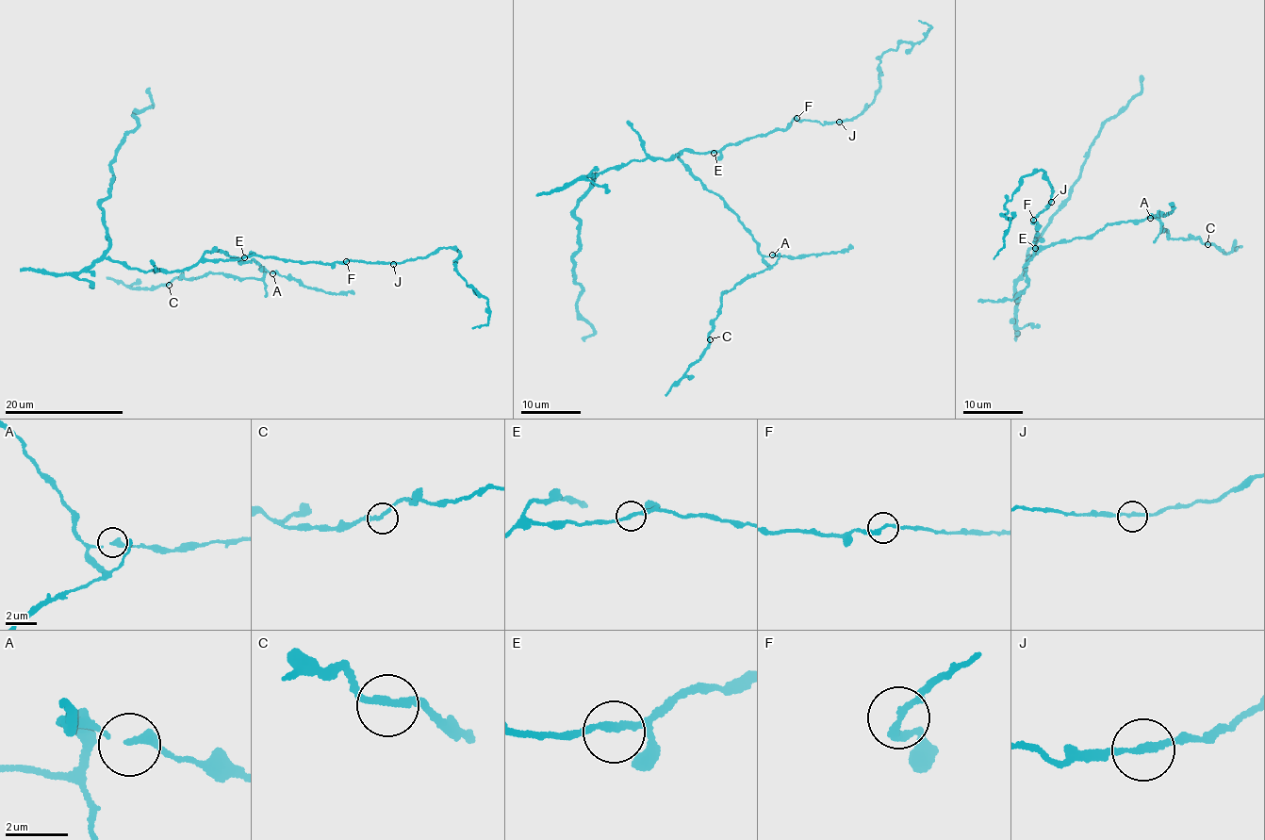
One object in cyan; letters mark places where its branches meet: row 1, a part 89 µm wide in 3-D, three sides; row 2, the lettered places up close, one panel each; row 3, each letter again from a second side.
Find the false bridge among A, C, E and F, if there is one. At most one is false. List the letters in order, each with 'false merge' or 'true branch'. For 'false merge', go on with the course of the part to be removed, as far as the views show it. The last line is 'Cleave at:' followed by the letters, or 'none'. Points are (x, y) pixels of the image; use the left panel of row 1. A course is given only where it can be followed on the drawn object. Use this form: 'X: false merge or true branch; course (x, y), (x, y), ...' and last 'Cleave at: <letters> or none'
A: true branch
C: true branch
E: true branch
F: true branch
Cleave at: none

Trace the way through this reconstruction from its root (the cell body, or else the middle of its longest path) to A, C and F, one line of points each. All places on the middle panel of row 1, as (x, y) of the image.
A: (693, 152), (681, 151), (678, 154), (680, 161), (738, 214), (762, 255), (772, 255)
C: (693, 152), (681, 151), (680, 161), (738, 214), (768, 267), (722, 294), (710, 339)
F: (693, 152), (717, 152), (754, 137), (784, 131), (796, 118)

